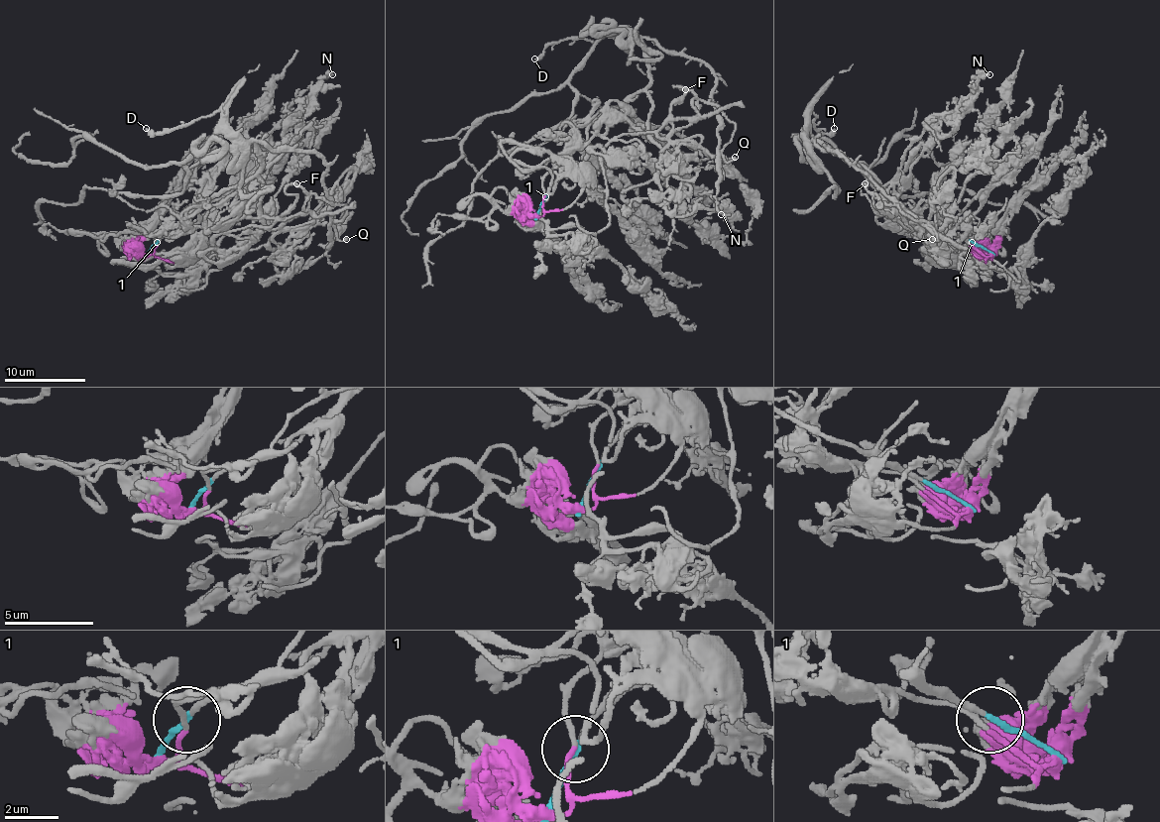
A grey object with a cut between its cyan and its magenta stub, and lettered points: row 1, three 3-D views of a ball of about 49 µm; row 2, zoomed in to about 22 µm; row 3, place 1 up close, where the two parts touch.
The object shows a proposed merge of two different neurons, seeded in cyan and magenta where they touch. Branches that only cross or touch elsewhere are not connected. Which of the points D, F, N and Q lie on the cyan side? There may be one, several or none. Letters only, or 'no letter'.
D

